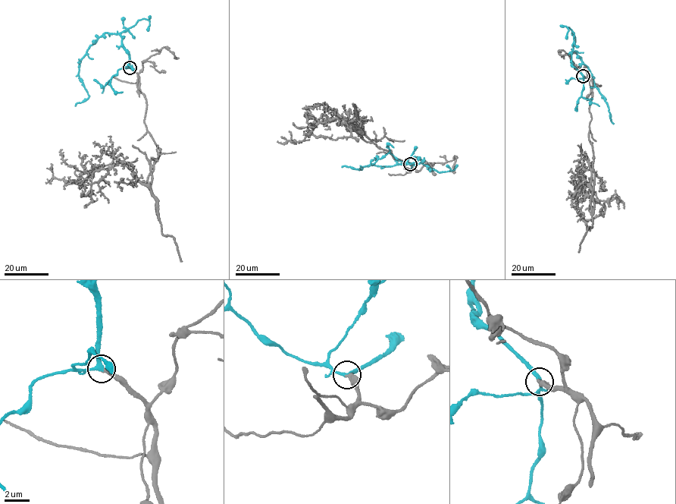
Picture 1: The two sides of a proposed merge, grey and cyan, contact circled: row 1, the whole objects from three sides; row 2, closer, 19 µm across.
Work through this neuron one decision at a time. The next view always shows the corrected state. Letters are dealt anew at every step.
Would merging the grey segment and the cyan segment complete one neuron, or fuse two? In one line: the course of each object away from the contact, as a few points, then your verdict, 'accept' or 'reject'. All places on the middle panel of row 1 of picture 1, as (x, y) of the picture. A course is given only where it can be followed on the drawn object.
grey via (410, 164), (409, 171), (354, 122), (339, 118), (318, 123), (302, 140), (287, 141), (289, 130) | cyan via (410, 164), (418, 158), (422, 161), (414, 165), (370, 164), (359, 170), (342, 167) | accept

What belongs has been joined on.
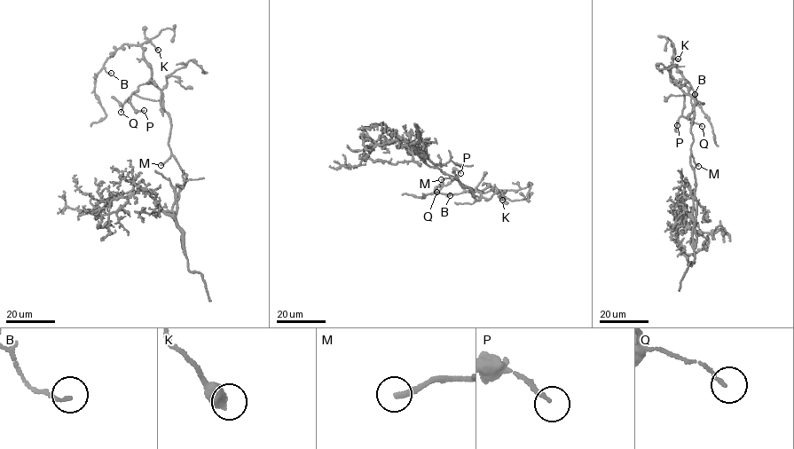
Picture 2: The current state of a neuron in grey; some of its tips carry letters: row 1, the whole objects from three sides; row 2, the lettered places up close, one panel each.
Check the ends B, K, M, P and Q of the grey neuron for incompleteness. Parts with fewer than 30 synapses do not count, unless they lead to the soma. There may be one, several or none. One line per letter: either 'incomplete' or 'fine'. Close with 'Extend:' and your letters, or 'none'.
B: fine
K: fine
M: incomplete
P: fine
Q: fine
Extend: M

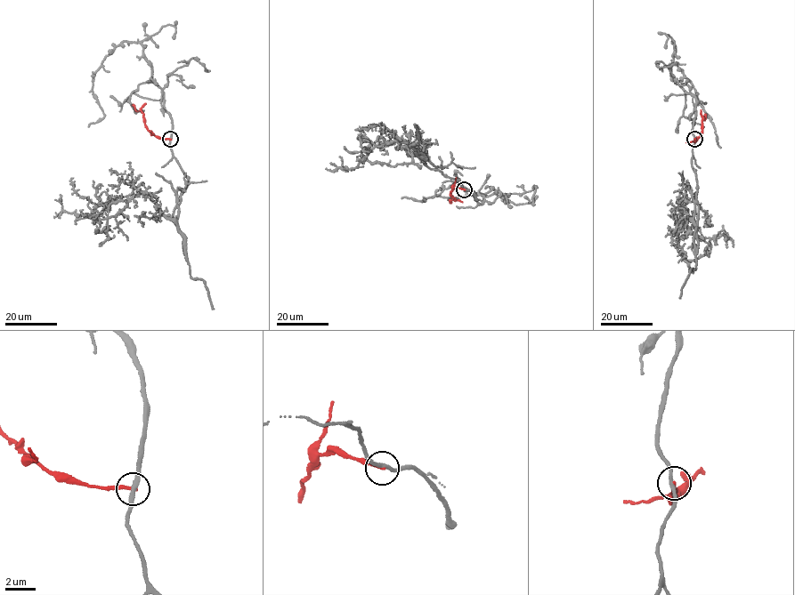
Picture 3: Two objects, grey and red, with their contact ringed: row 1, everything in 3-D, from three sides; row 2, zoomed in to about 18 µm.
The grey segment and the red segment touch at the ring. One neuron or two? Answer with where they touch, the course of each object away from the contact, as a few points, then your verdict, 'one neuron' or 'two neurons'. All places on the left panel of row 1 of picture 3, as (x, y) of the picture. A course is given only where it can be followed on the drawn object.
at (170, 139); grey runs (170, 139), (188, 180), (175, 220), (140, 194), (111, 203), (98, 217), (70, 213), (54, 199); red runs (170, 139), (161, 139), (148, 129), (143, 114), (136, 111), (132, 104); two neurons

